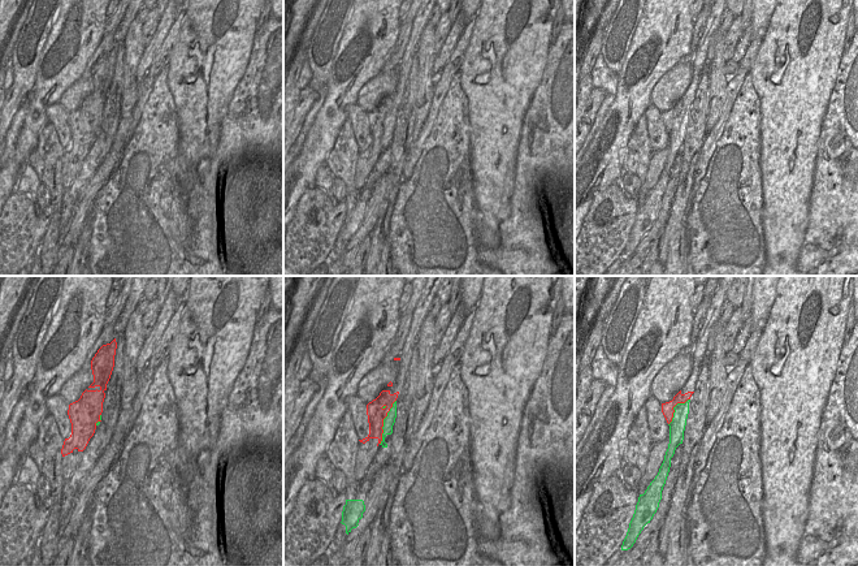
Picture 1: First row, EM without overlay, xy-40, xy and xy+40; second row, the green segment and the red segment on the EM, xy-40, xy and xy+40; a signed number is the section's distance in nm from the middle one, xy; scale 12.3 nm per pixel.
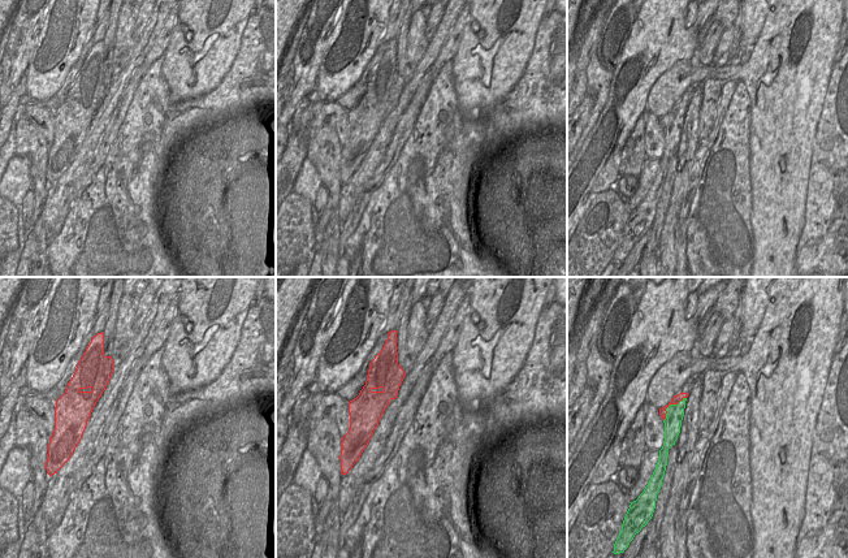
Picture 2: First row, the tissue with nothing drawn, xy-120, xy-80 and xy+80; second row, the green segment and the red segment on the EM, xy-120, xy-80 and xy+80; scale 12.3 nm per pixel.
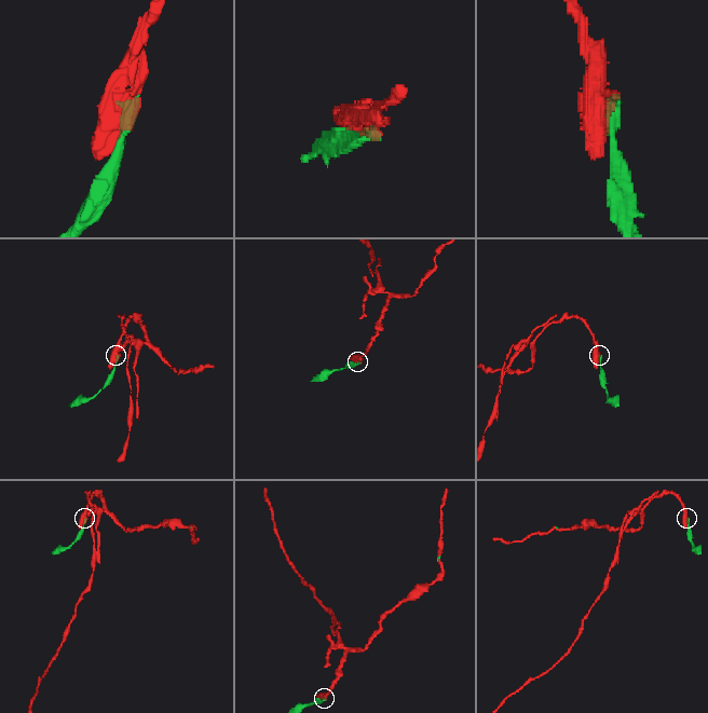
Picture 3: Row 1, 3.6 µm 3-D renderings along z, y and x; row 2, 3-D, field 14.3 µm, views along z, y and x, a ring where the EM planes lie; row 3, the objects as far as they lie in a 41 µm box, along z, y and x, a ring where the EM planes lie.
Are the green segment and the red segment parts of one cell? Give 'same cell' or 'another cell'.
another cell

